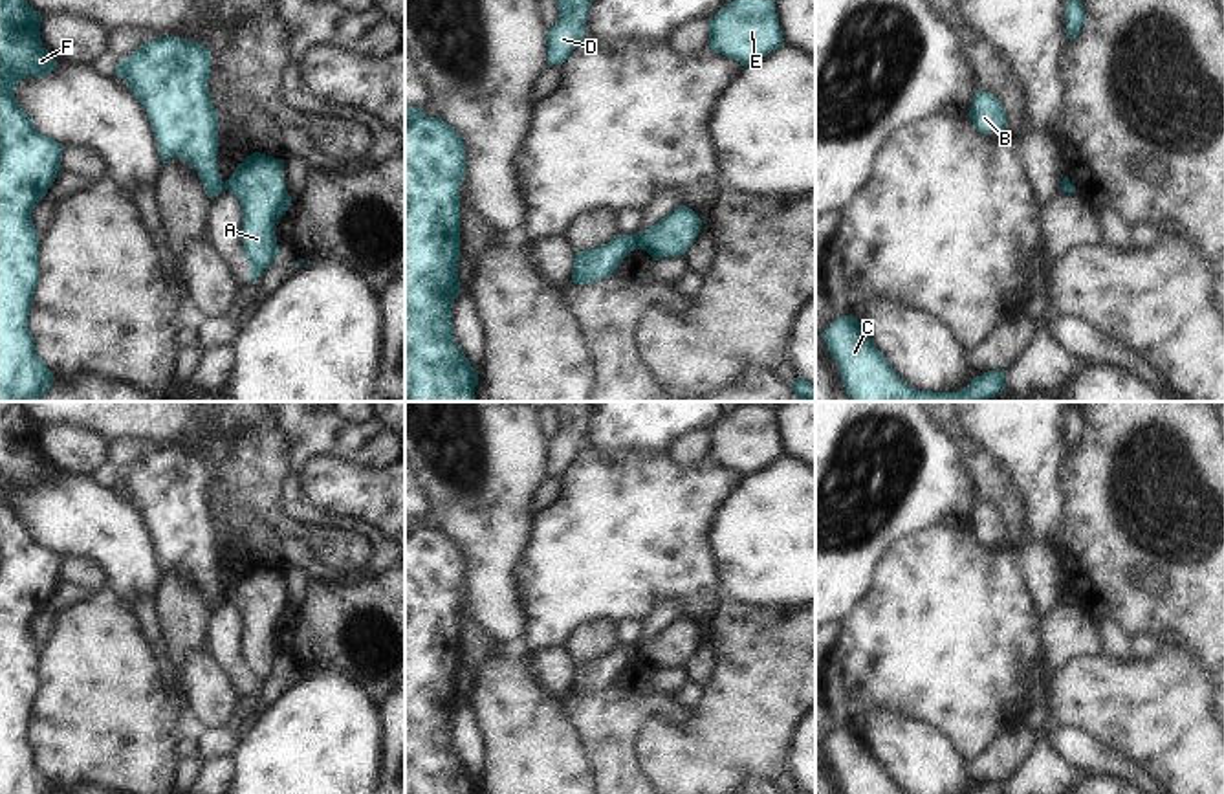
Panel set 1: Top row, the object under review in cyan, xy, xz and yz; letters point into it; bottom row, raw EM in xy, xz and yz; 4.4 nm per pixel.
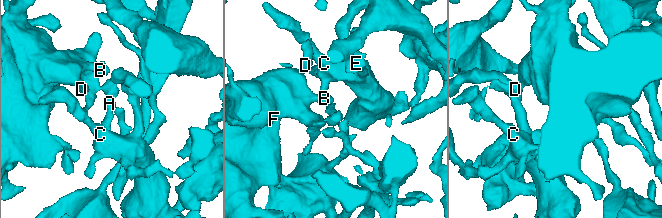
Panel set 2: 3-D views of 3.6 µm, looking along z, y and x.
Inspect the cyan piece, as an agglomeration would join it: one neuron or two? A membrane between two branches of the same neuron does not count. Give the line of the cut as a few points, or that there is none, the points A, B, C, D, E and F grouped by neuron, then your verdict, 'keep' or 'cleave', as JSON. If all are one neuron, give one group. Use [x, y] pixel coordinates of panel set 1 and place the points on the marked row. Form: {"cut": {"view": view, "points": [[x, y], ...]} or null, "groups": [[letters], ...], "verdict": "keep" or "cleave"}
{"cut": {"view": "xz", "points": [[633, 237], [636, 246]]}, "groups": [["A", "C", "E"], ["B", "D", "F"]], "verdict": "cleave"}

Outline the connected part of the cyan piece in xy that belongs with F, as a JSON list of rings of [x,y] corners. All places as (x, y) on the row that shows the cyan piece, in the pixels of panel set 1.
[[[0,0],[0,402],[38,402],[55,381],[27,328],[38,282],[38,233],[31,213],[60,172],[64,147],[40,134],[15,97],[22,79],[46,77],[59,62],[42,46],[40,22],[42,15],[27,0]]]

